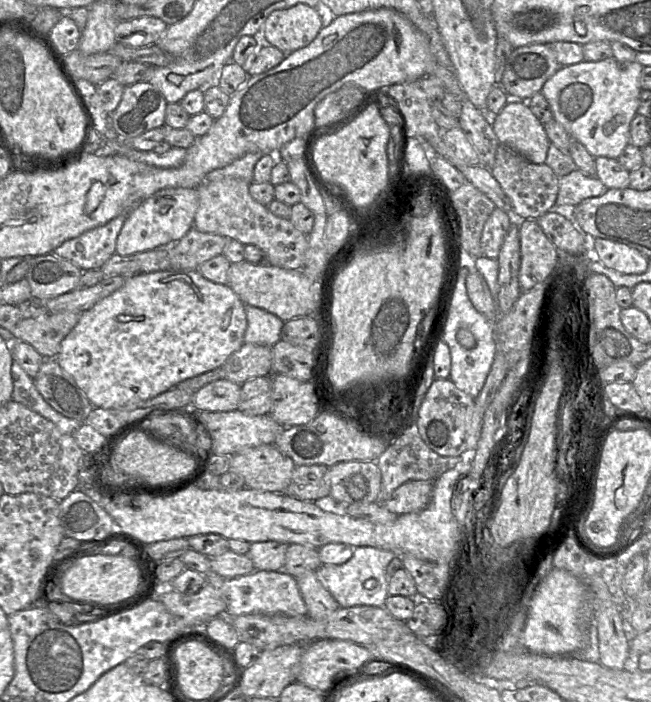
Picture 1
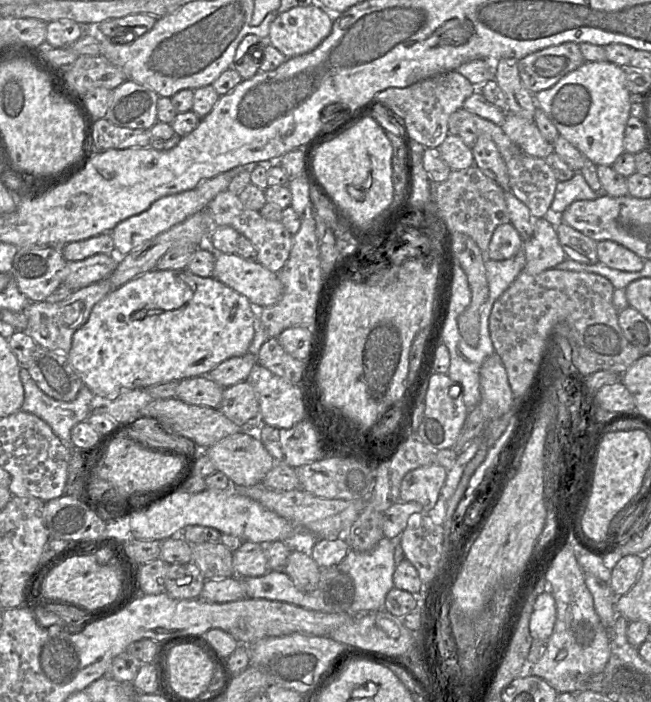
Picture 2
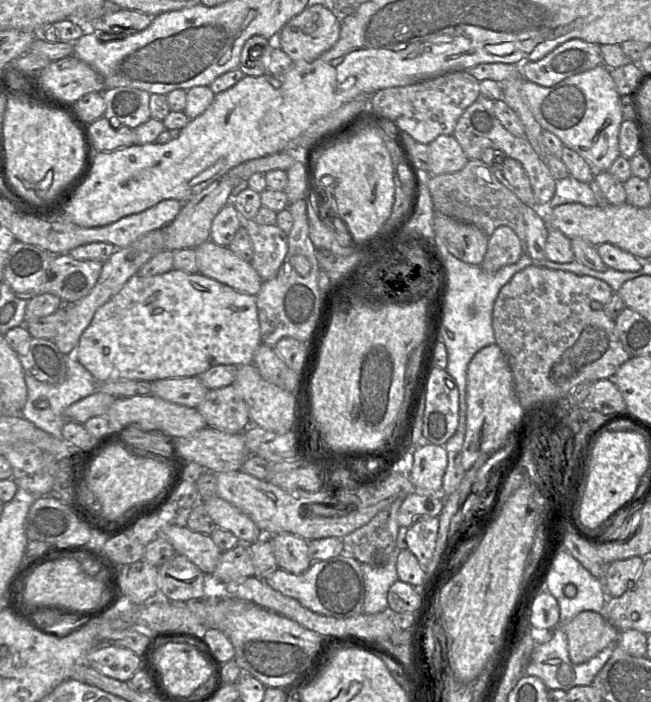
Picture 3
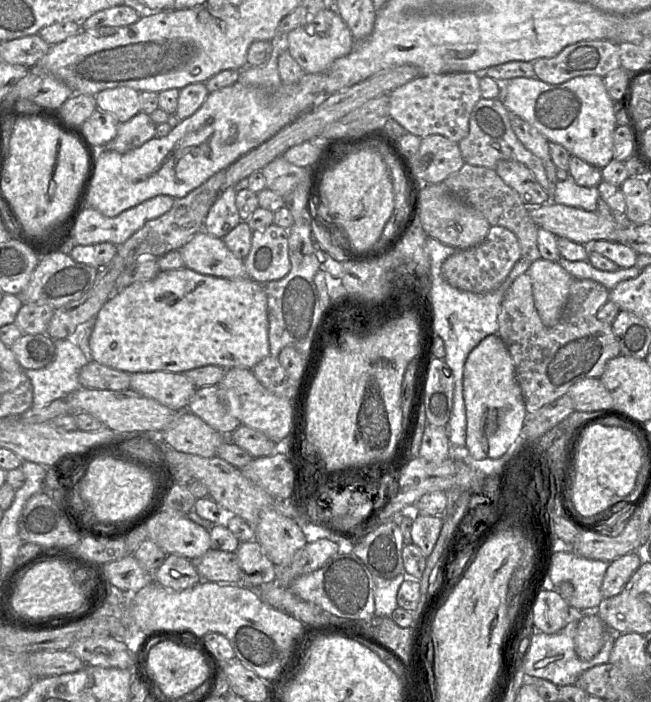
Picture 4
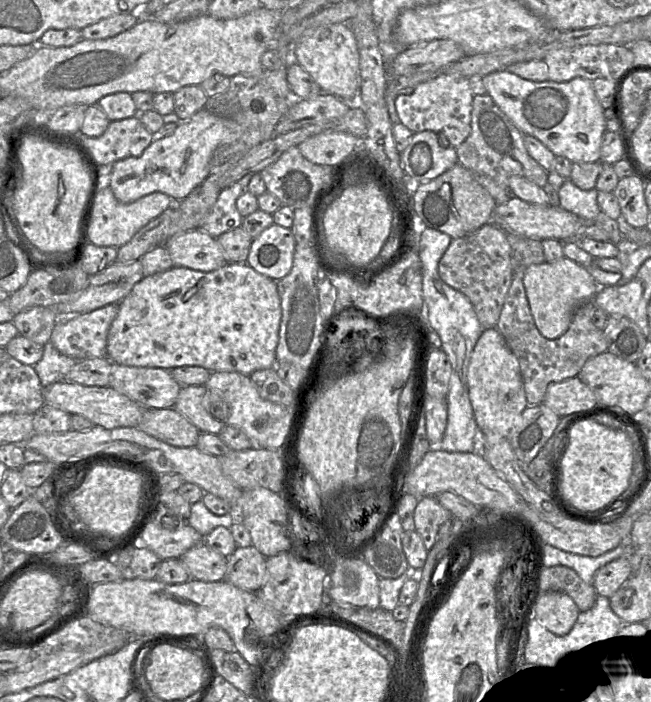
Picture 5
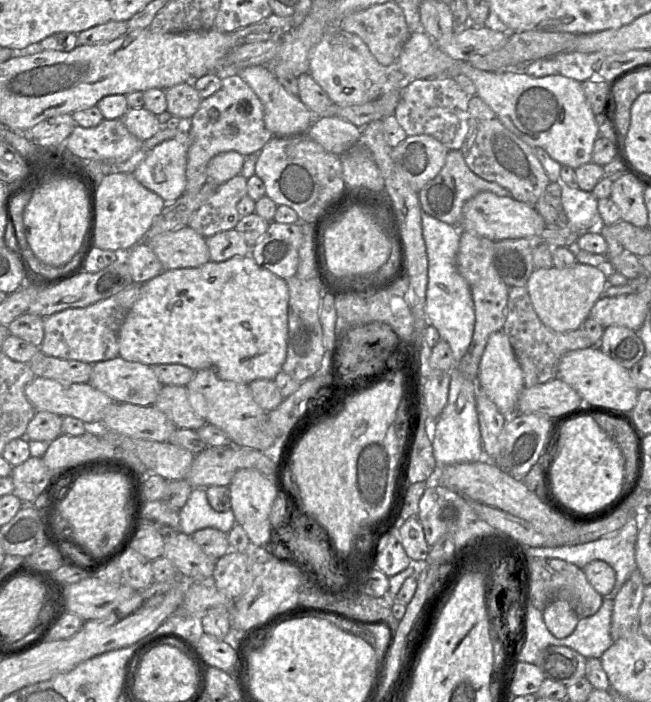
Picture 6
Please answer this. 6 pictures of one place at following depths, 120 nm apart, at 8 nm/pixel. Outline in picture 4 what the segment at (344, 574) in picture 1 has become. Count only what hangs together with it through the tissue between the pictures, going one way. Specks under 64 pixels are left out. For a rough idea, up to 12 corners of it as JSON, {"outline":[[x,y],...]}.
{"outline":[[406,573],[372,575],[375,615],[391,617]]}

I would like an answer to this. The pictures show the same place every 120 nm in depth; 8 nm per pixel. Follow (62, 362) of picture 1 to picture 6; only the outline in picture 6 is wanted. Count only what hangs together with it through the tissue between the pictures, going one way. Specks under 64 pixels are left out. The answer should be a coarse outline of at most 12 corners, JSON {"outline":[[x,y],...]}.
{"outline":[[251,255],[141,285],[119,357],[246,385],[287,357],[287,281]]}

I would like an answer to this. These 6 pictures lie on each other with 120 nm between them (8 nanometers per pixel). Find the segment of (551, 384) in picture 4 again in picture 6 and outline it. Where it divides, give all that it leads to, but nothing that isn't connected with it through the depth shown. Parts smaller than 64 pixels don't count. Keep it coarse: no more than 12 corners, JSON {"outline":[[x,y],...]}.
{"outline":[[526,286],[509,287],[506,334],[524,387],[557,377],[568,352],[593,346],[582,326],[555,332]]}

